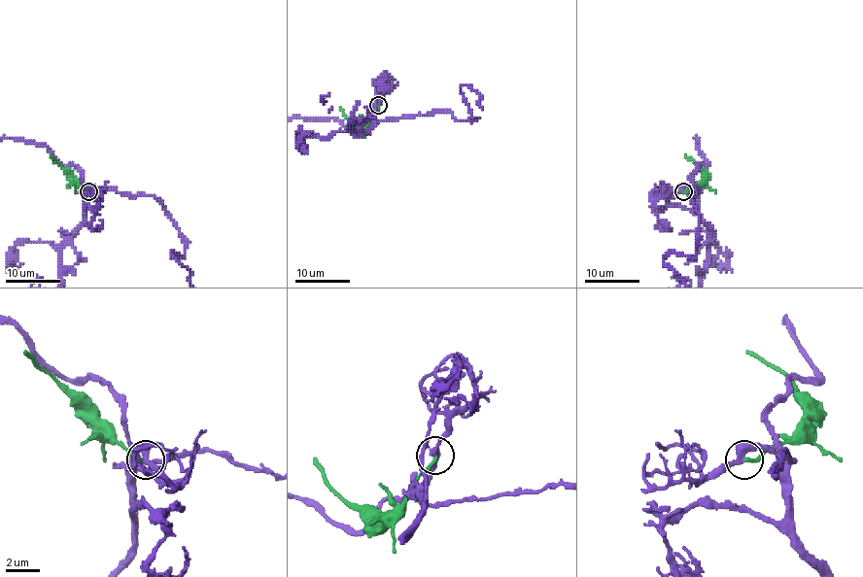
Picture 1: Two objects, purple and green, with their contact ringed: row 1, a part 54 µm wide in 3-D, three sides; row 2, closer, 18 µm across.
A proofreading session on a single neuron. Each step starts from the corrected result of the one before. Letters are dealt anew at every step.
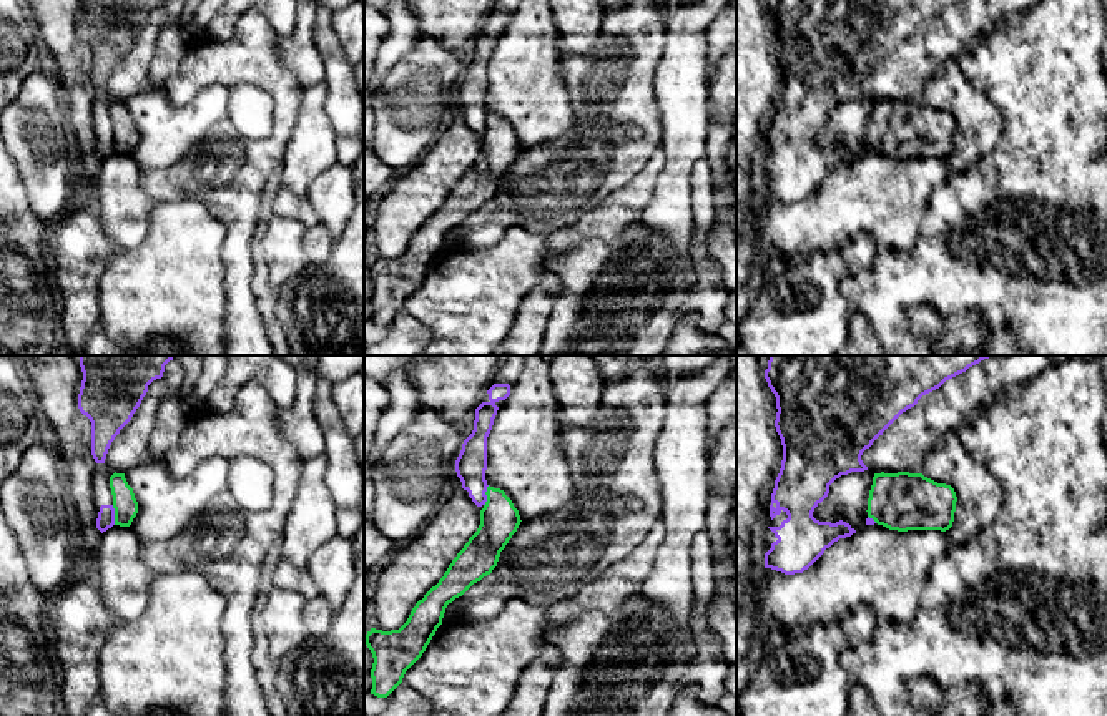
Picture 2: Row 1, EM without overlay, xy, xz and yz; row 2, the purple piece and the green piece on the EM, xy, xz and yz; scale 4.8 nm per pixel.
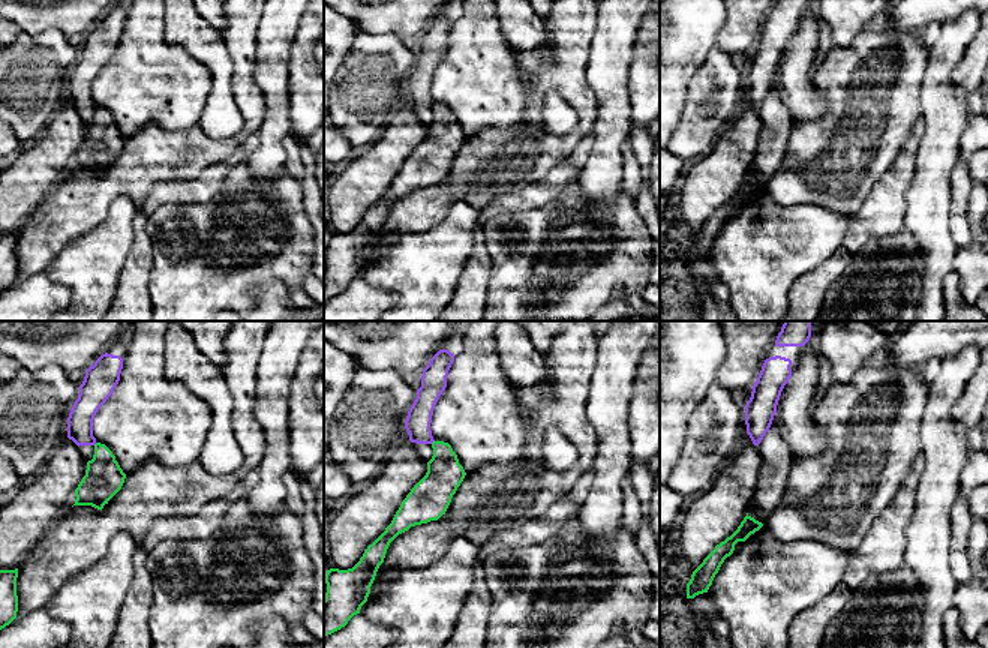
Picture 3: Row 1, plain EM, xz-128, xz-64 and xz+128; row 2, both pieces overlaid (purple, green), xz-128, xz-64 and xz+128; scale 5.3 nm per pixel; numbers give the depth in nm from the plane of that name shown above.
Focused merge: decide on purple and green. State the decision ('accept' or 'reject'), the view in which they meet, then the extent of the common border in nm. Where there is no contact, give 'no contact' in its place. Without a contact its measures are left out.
reject; meets purple in xz; contact 110 nm long

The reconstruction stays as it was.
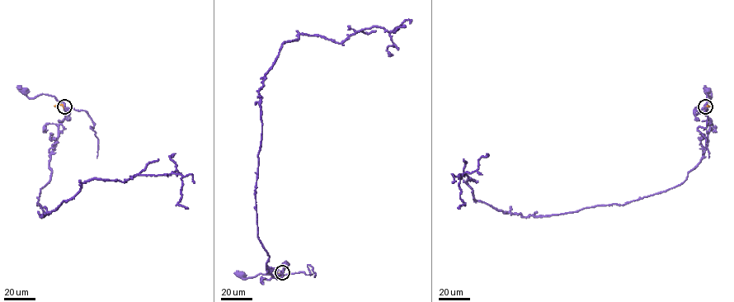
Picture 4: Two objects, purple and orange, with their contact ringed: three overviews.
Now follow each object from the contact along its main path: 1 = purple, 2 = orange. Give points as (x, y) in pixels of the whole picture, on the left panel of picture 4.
1: (64, 106), (54, 96), (43, 94), (29, 98), (24, 90)
2: (64, 106), (54, 106)

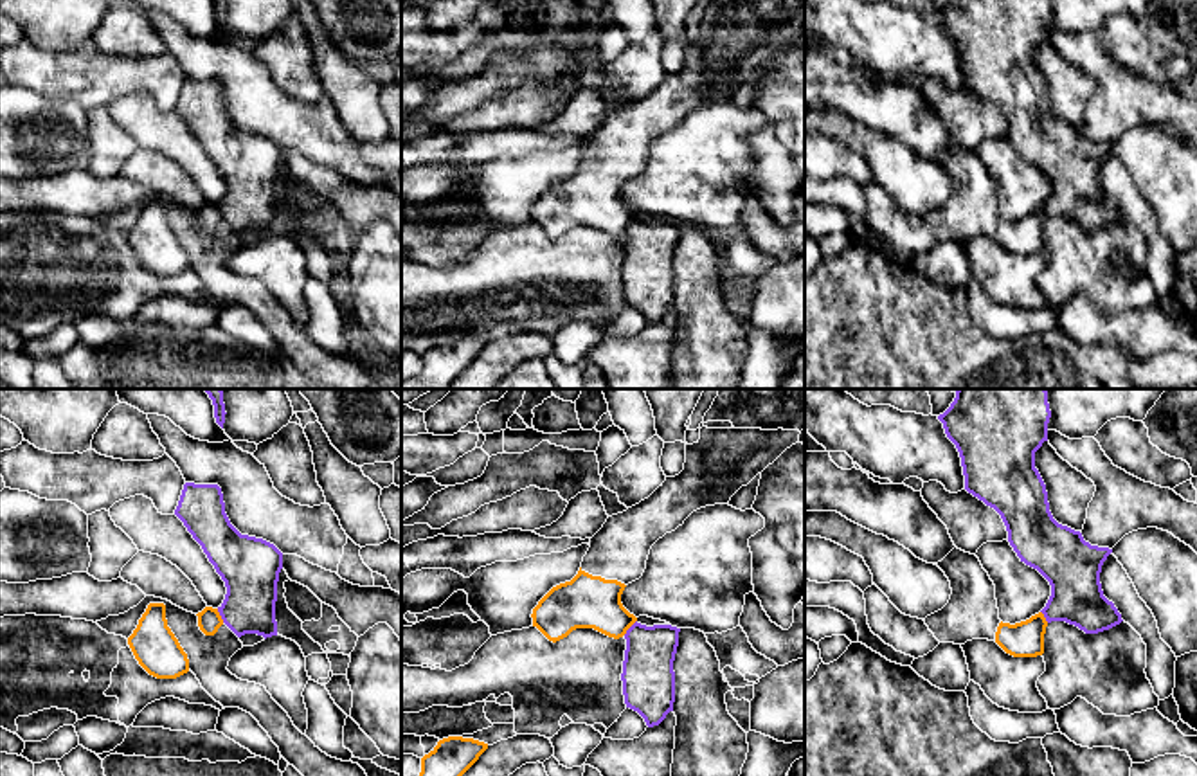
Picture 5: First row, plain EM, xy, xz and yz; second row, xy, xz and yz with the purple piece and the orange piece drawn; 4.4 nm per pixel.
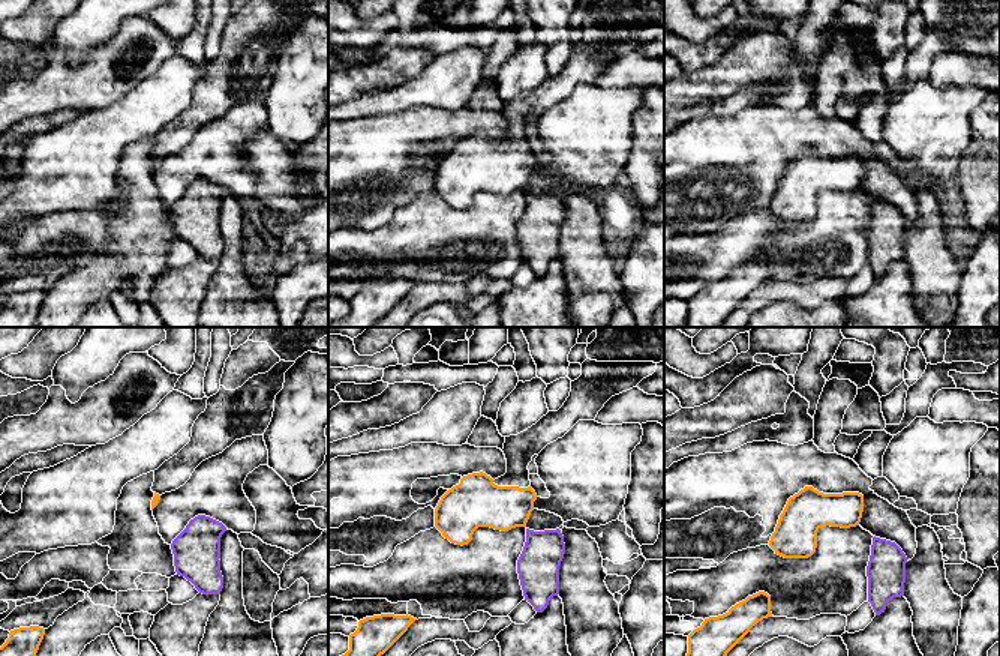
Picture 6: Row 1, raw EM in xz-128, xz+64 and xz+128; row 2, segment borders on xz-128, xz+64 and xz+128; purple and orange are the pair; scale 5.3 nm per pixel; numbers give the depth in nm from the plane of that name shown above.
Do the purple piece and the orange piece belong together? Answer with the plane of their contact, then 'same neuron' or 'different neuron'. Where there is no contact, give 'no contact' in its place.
xz | different neuron

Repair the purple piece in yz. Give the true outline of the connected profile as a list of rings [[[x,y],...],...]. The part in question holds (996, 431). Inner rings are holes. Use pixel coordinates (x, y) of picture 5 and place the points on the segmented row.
[[[958,389],[950,407],[938,416],[959,452],[965,490],[1001,515],[1021,562],[1049,582],[1051,596],[1040,610],[1046,621],[1066,621],[1085,634],[1098,634],[1123,621],[1100,583],[1102,565],[1112,549],[1091,546],[1049,511],[1046,484],[1035,468],[1035,452],[1048,441],[1049,418],[1046,389]]]

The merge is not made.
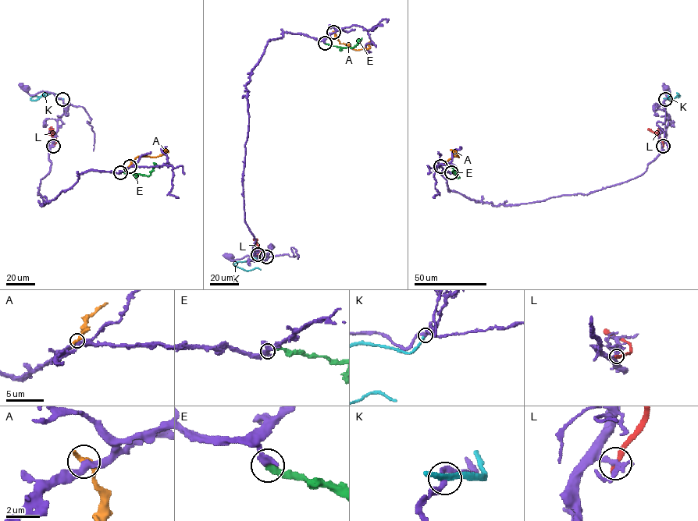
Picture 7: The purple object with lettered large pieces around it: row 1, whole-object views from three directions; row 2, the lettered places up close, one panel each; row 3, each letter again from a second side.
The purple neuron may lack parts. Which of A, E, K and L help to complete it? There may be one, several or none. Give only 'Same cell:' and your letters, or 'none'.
Same cell: E

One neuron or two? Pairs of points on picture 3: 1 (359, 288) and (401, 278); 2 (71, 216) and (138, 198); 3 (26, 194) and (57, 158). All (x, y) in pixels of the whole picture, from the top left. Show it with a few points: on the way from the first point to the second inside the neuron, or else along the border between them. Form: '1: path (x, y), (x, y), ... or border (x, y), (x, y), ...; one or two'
1: border (360, 276), (392, 291), (398, 303); two
2: path (87, 200), (99, 189), (122, 189); one
3: path (30, 185), (48, 167); one

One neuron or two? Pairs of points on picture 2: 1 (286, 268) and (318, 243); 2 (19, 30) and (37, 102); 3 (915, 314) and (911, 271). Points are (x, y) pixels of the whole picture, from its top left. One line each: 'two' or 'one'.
1: two
2: two
3: two

